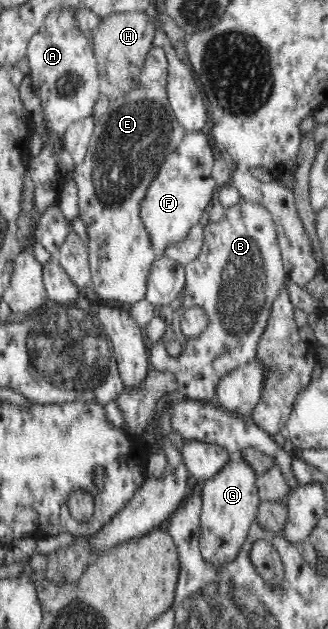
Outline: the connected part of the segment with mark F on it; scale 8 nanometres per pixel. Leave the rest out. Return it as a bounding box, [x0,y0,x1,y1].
[141,131,219,255]

